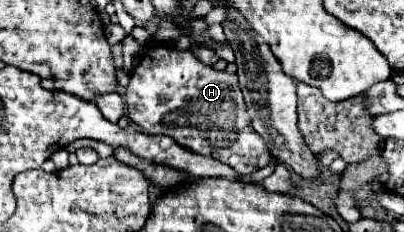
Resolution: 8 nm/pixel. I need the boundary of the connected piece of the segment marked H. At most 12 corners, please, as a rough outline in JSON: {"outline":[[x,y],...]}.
{"outline":[[148,45],[124,93],[152,135],[242,177],[272,161],[236,73]]}

